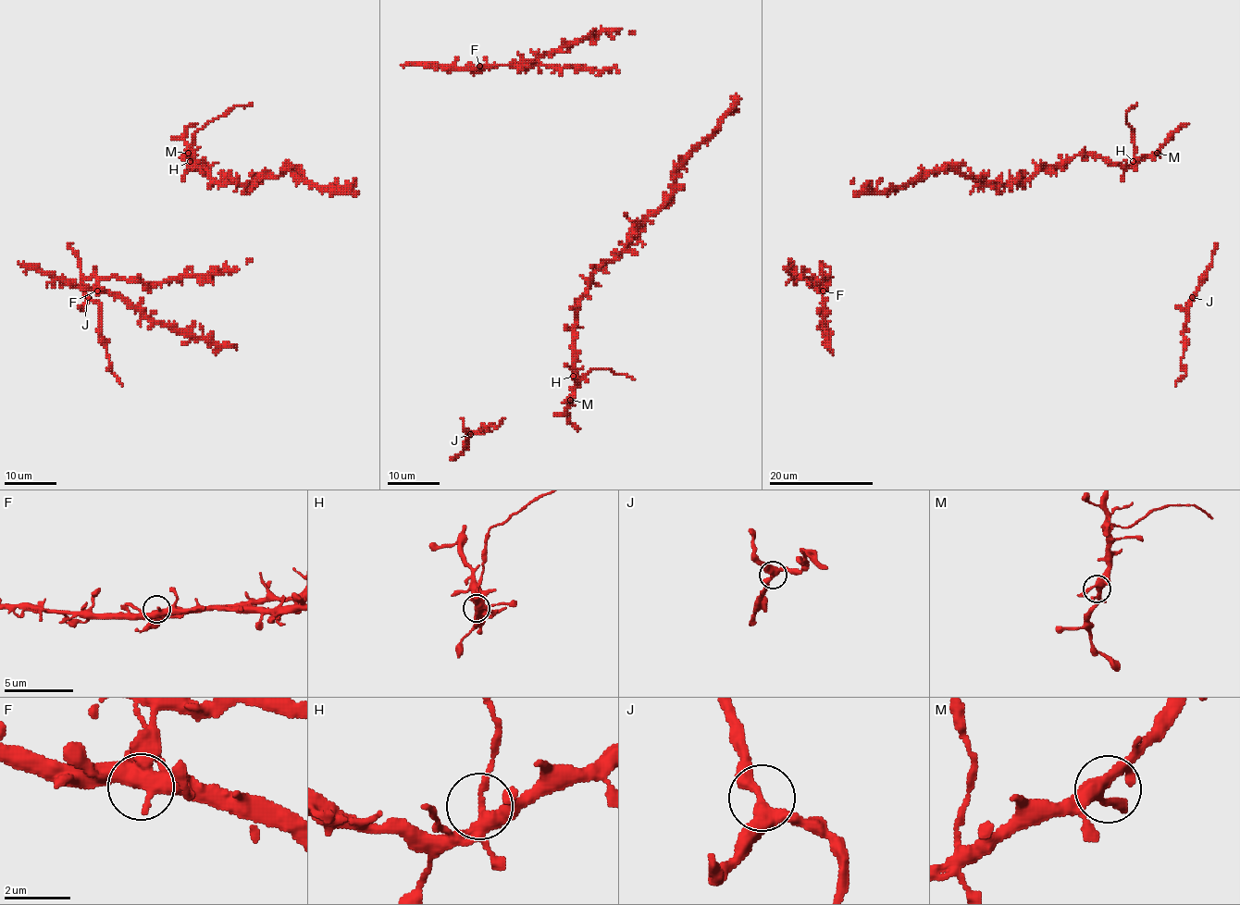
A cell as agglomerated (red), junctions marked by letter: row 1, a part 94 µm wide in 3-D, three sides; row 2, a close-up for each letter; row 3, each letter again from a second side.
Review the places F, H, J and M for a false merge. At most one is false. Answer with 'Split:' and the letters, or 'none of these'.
Split: H

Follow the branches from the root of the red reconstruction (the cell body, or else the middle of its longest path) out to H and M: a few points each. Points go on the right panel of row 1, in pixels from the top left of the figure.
H: (945, 170), (958, 170), (984, 183), (1014, 184), (1079, 154), (1096, 154), (1125, 166), (1134, 161)
M: (945, 170), (958, 170), (984, 183), (1014, 184), (1079, 154), (1134, 166), (1157, 153)

